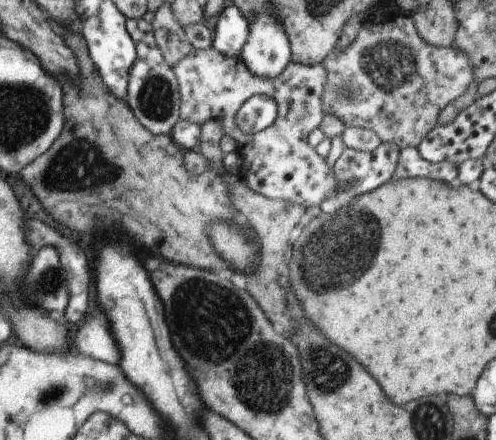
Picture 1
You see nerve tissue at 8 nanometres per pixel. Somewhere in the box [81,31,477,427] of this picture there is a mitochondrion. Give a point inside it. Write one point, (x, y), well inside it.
(262, 372)

